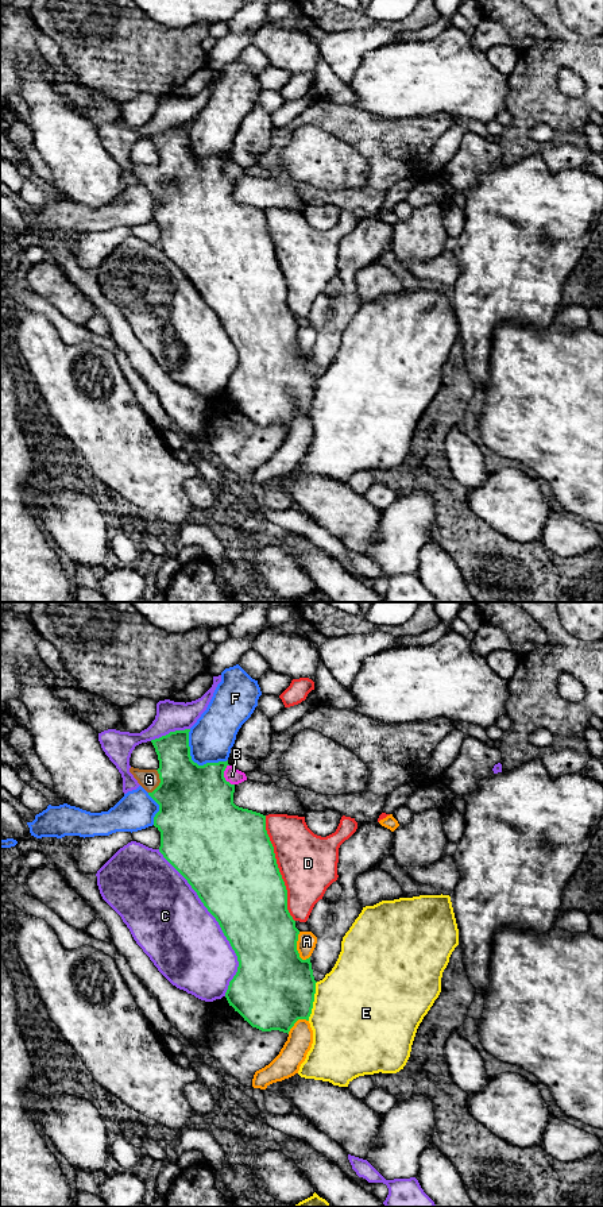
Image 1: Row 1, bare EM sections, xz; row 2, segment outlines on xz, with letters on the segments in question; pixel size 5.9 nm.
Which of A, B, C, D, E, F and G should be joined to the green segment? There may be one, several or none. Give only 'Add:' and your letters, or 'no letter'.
Add: G

